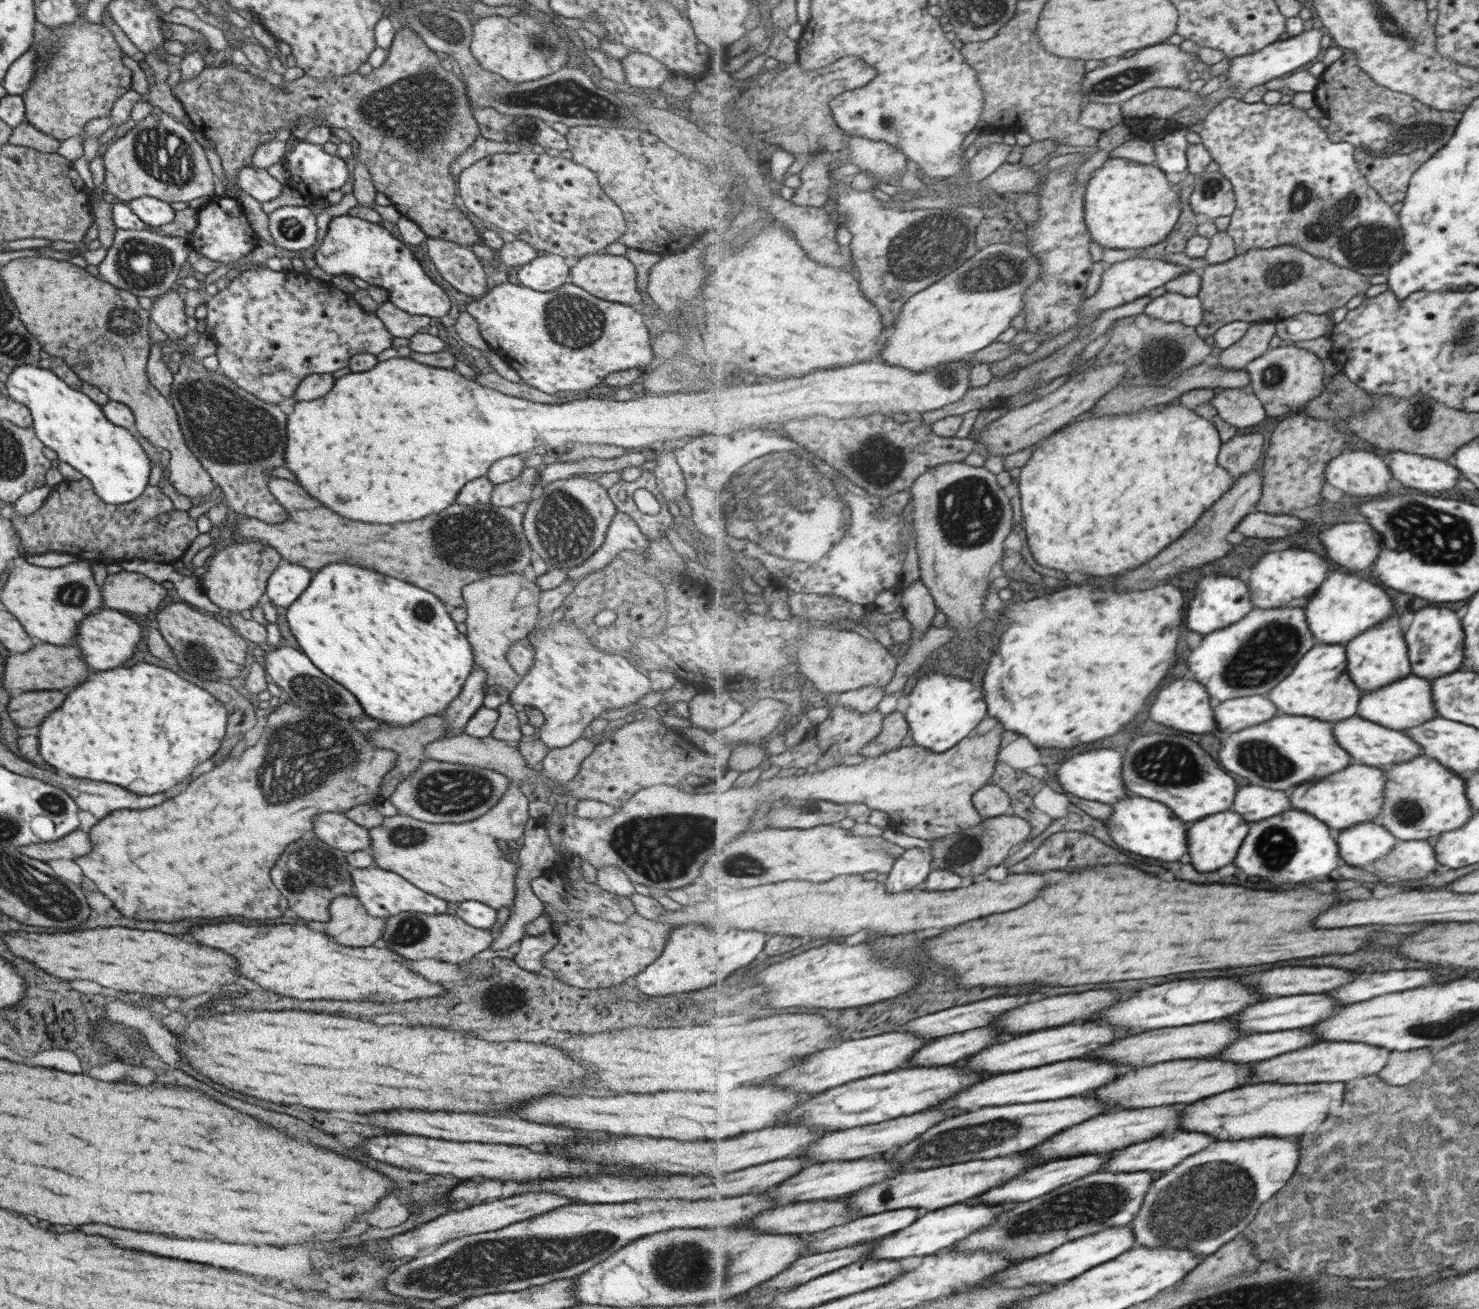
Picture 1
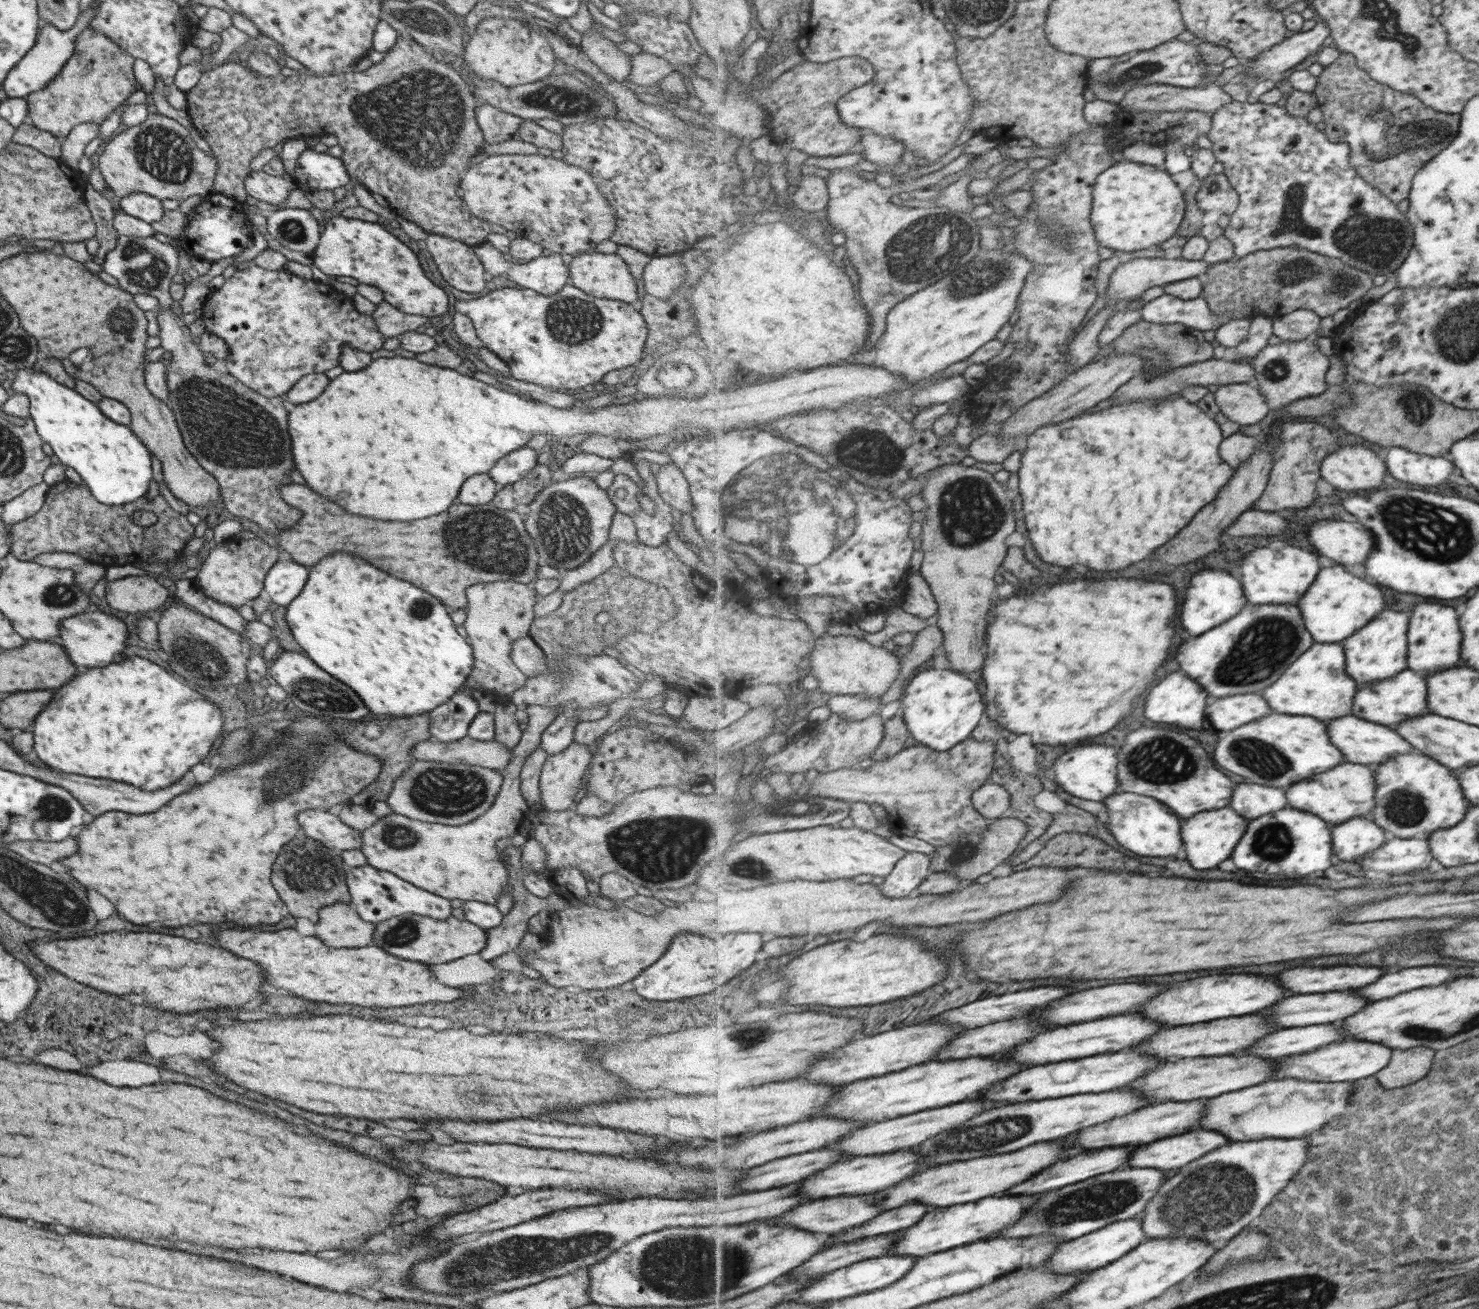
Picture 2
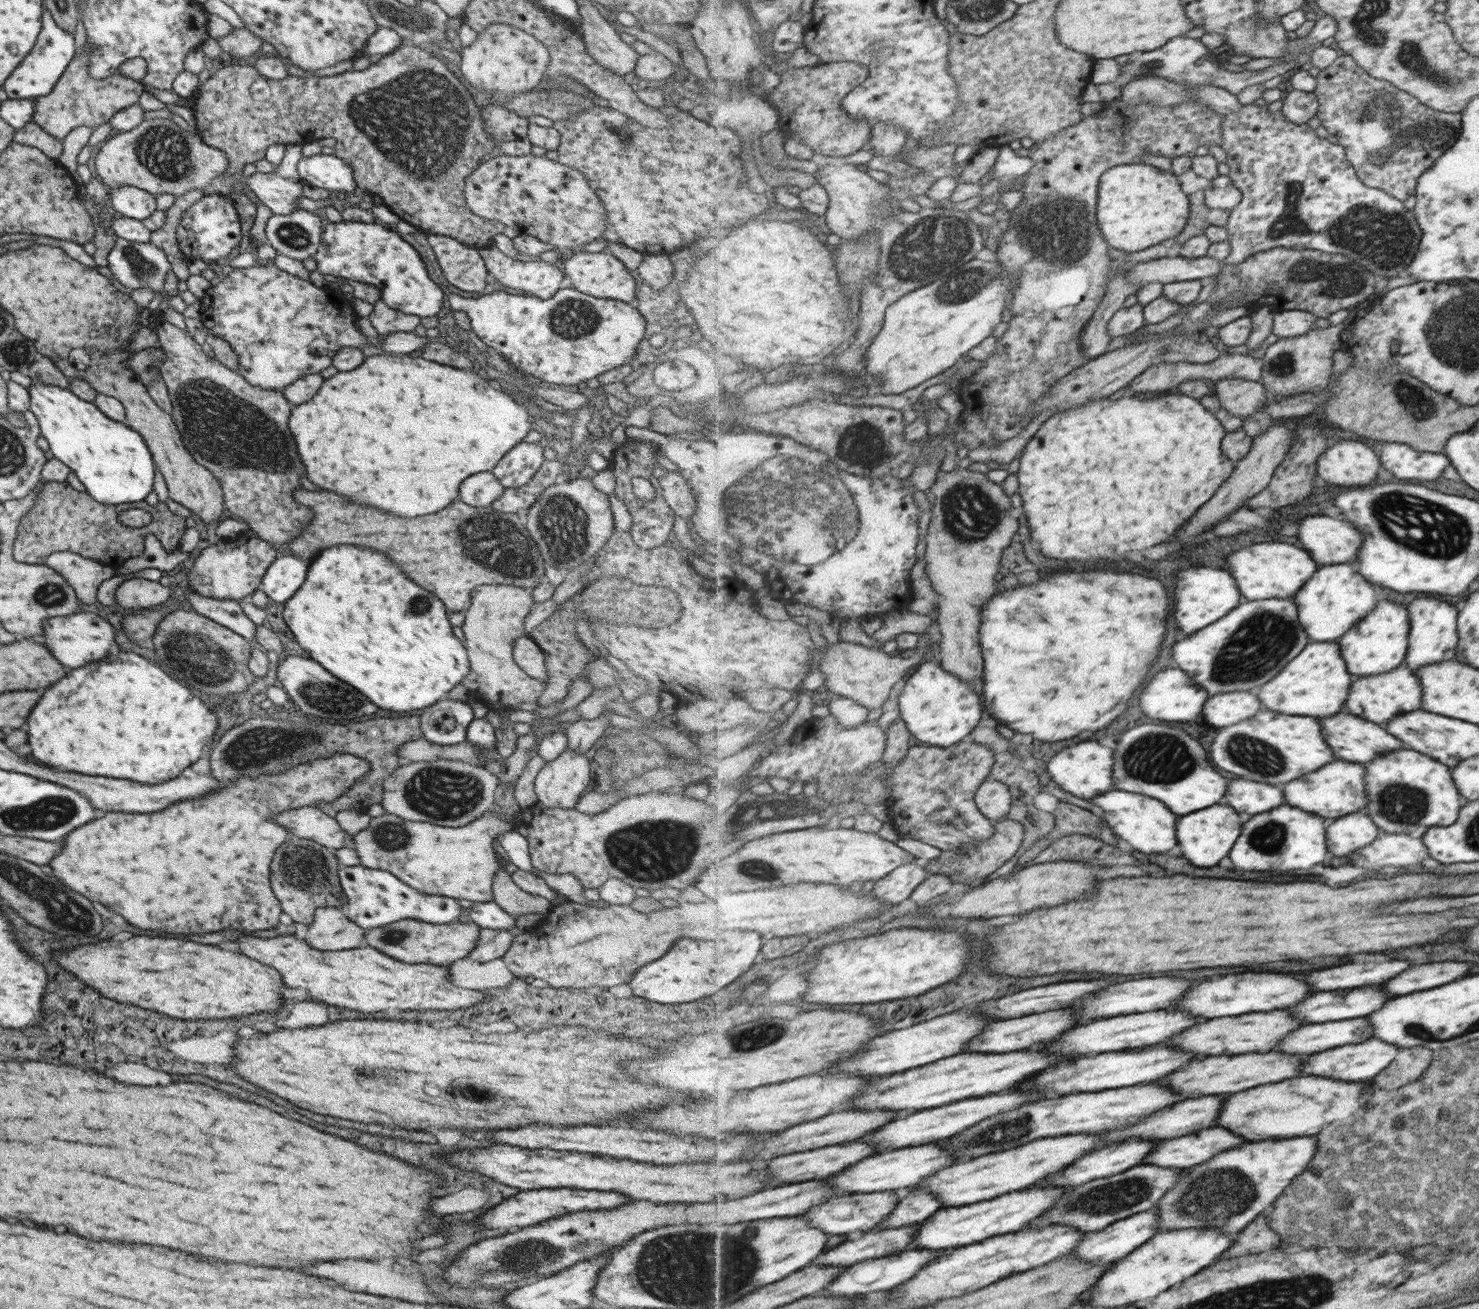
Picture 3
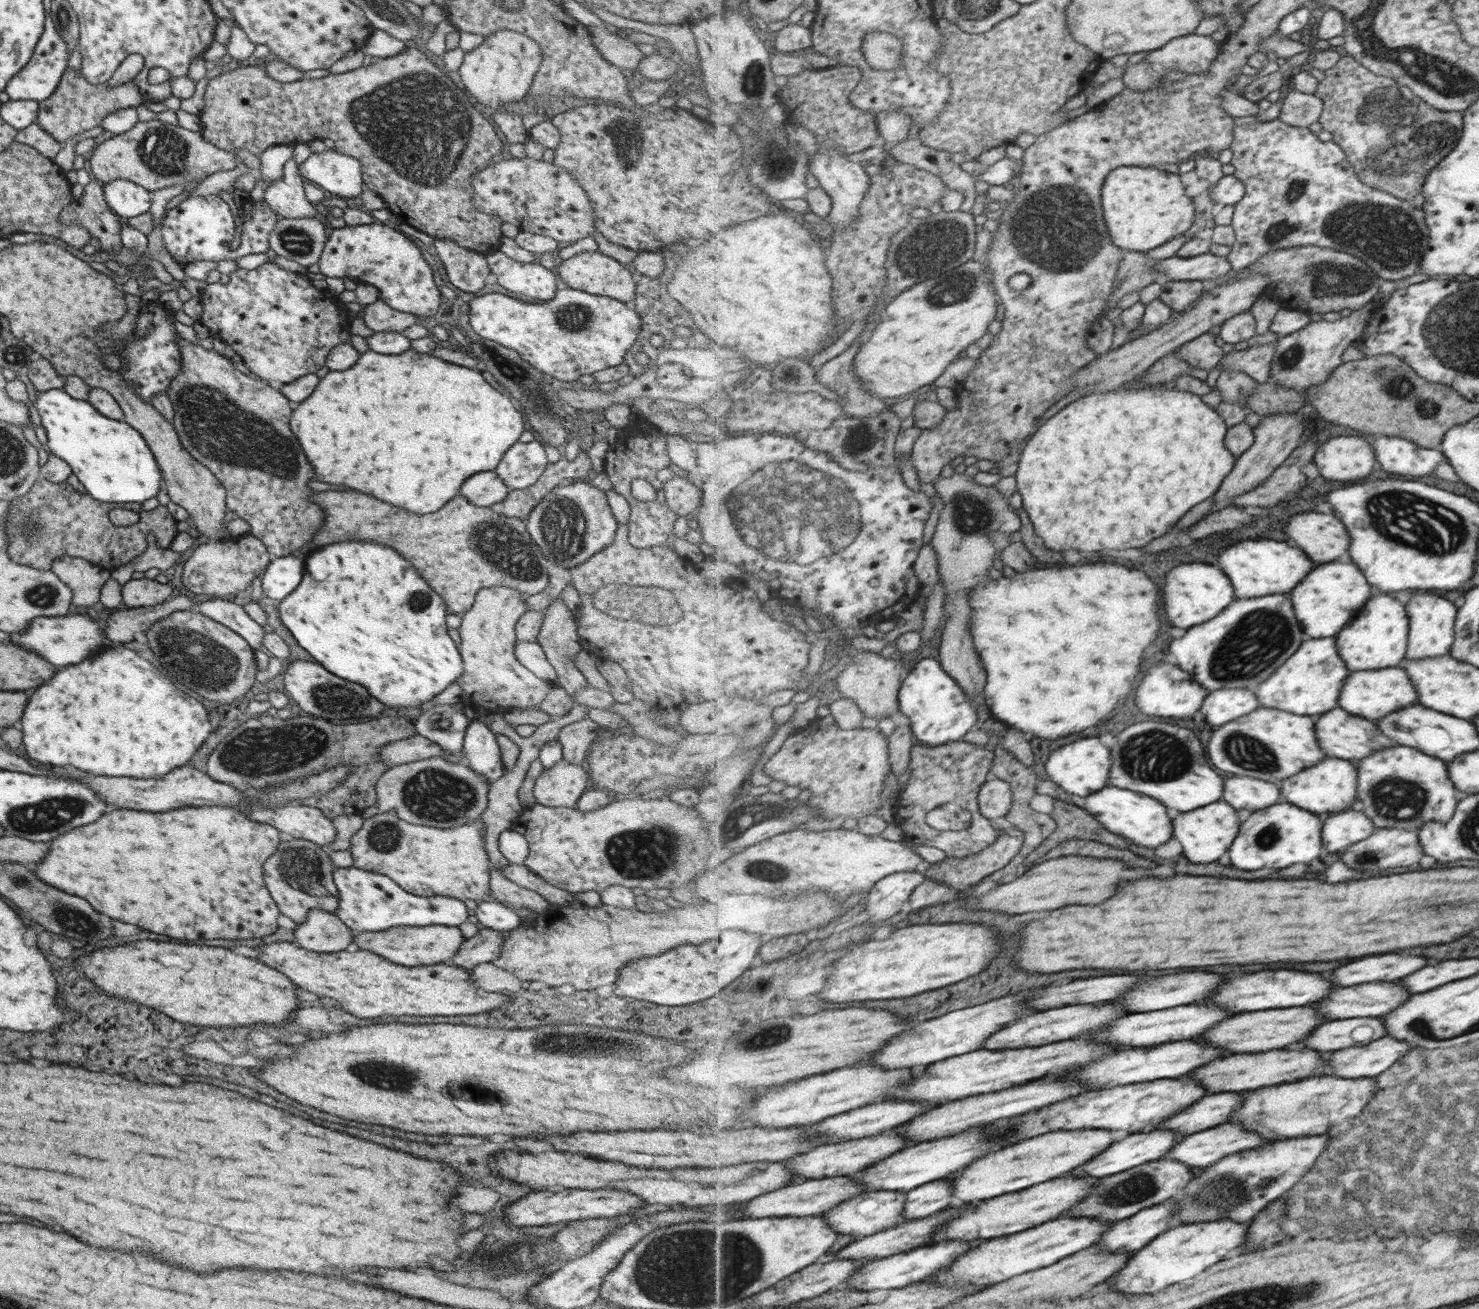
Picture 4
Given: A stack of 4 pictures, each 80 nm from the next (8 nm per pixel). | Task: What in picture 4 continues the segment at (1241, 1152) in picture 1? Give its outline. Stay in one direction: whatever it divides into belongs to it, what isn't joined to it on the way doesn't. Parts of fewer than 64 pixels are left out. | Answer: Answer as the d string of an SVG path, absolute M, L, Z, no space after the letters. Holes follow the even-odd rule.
M1323 1134L1275 1141L1241 1154L1232 1154L1216 1162L1213 1166L1201 1169L1200 1174L1194 1176L1184 1189L1173 1197L1174 1202L1178 1204L1178 1213L1176 1214L1178 1220L1181 1224L1193 1224L1233 1218L1237 1222L1251 1223L1264 1208L1288 1194L1288 1191L1299 1182L1299 1178L1303 1178L1317 1162L1317 1158L1323 1150L1330 1150L1329 1140L1329 1136Z

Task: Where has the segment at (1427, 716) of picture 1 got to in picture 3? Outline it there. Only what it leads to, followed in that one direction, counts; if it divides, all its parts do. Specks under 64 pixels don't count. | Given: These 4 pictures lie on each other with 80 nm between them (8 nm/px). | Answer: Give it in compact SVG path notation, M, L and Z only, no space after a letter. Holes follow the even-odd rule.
M1400 666L1397 670L1385 674L1375 674L1377 678L1359 678L1353 682L1353 694L1349 694L1349 712L1357 714L1359 718L1369 718L1371 722L1383 724L1389 722L1397 714L1405 714L1417 710L1421 704L1421 686L1419 680L1411 674L1407 666Z

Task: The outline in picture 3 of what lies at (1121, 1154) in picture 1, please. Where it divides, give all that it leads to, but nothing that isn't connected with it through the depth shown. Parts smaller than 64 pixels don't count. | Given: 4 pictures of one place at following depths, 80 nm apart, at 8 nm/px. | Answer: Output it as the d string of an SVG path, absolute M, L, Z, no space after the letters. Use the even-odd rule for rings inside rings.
M1205 1128L1191 1136L1162 1140L1151 1152L1151 1156L1147 1157L1145 1164L1186 1169L1211 1160L1217 1154L1237 1148L1245 1142L1249 1140L1231 1134L1227 1128Z

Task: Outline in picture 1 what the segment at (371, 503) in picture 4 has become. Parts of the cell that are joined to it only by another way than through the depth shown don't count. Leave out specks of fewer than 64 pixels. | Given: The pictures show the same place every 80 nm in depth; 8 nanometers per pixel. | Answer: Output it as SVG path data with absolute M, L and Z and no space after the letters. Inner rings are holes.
M271 478L267 481L268 491L277 500L277 505L283 506L289 518L279 524L265 524L261 520L238 516L231 523L232 533L243 539L257 539L272 546L283 560L288 564L298 565L311 572L317 572L325 564L331 562L349 562L349 564L361 564L361 568L377 570L380 574L389 574L391 578L401 578L403 582L409 582L413 586L421 586L423 590L429 590L443 605L461 607L464 602L461 589L465 584L481 578L481 576L503 576L503 574L523 574L524 568L531 564L531 549L522 528L522 514L512 508L492 506L490 503L476 503L473 505L451 504L439 514L429 514L427 518L415 520L415 522L403 522L393 526L373 526L363 522L349 522L325 506L321 506L317 500L309 498L297 484L283 480L283 478Z

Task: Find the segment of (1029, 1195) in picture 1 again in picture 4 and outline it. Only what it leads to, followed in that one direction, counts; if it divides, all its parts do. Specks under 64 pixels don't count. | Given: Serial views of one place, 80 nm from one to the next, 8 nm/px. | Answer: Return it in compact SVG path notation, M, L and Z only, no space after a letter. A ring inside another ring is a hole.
M1155 1130L1149 1134L1133 1133L1128 1136L1125 1140L1113 1142L1113 1146L1105 1150L1105 1154L1093 1158L1093 1162L1087 1162L1085 1166L1081 1166L1081 1170L1073 1170L1071 1175L1095 1179L1113 1176L1147 1162L1163 1159L1177 1142L1182 1141L1181 1133L1172 1130Z

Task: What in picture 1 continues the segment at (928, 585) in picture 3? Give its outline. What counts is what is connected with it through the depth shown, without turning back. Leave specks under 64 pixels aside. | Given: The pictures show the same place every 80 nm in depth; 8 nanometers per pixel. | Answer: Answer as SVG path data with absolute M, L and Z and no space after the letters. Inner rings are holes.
M919 578L904 589L902 606L913 624L913 638L921 638L933 624L938 606L929 588Z

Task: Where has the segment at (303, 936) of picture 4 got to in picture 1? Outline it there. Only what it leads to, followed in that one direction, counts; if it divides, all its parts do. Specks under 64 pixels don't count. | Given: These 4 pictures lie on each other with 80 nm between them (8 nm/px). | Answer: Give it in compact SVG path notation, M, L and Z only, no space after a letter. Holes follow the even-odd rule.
M353 894L339 895L329 903L329 920L323 931L343 946L371 946L381 938L385 917L372 917Z

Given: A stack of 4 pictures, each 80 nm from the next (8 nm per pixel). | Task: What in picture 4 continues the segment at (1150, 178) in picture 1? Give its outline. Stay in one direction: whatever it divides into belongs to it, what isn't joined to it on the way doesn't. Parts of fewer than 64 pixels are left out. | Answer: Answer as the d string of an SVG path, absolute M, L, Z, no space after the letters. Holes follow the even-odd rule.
M1125 166L1121 170L1113 170L1109 174L1109 182L1105 182L1105 222L1109 222L1109 232L1113 234L1113 242L1125 251L1153 250L1175 236L1187 232L1195 222L1196 206L1193 198L1185 195L1185 186L1179 174L1163 172L1158 167Z

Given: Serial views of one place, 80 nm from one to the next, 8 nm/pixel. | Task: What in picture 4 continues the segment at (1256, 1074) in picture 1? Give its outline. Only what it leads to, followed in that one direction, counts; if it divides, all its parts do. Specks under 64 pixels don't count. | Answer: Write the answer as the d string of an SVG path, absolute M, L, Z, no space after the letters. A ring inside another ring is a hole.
M1385 1035L1369 1046L1355 1046L1333 1052L1329 1060L1329 1070L1325 1072L1341 1078L1376 1077L1413 1048L1411 1043Z

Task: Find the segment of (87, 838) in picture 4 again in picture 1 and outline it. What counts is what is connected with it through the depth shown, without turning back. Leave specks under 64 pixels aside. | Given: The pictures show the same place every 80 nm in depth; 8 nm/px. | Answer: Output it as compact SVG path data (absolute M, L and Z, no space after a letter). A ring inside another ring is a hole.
M291 702L282 703L267 715L263 730L253 746L246 746L237 756L227 757L209 772L193 778L181 794L153 808L115 809L101 818L89 830L93 850L75 858L75 864L79 864L83 876L95 882L99 892L105 894L125 918L133 918L133 914L133 920L163 922L189 916L243 916L249 920L277 918L288 914L288 902L271 884L269 870L285 846L303 834L312 834L313 816L316 814L343 813L358 804L374 805L379 798L380 784L396 765L396 758L396 752L373 746L363 734L355 734L349 719L333 717L326 710L303 710L295 708Z

